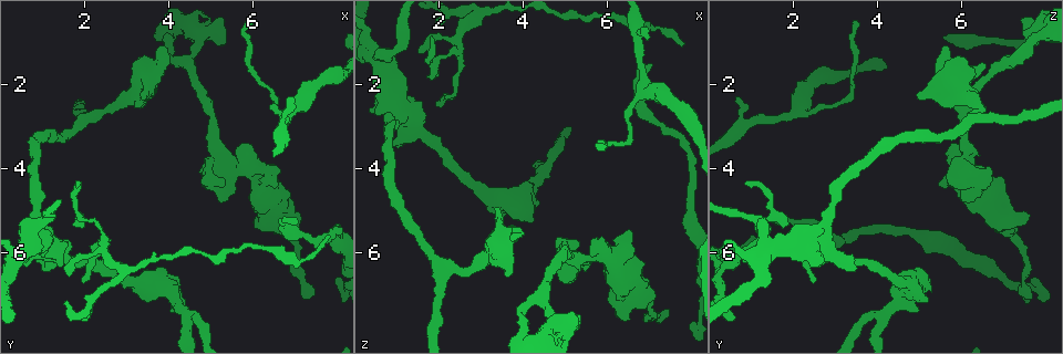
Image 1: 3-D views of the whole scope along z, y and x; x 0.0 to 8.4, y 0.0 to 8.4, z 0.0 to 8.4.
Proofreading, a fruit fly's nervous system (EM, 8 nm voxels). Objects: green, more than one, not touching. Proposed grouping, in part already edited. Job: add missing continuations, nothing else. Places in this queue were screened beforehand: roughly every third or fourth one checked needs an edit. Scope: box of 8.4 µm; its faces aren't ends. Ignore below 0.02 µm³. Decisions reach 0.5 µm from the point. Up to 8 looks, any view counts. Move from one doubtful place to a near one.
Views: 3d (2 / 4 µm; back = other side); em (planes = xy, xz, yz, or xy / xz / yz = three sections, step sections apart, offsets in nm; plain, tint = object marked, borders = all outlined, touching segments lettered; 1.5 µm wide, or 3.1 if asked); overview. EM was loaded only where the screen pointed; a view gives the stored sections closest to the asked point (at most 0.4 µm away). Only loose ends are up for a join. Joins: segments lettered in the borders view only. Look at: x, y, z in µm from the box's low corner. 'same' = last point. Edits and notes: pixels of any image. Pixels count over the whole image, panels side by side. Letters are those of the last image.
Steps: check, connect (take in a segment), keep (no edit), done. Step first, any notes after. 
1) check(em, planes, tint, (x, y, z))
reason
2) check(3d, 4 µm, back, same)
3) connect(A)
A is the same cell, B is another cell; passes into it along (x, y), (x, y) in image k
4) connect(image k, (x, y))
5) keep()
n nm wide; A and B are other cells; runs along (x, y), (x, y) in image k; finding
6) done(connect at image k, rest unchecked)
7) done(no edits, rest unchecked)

check(em, planes, borders, (7.35, 7.10, 7.60))
long arm stops here

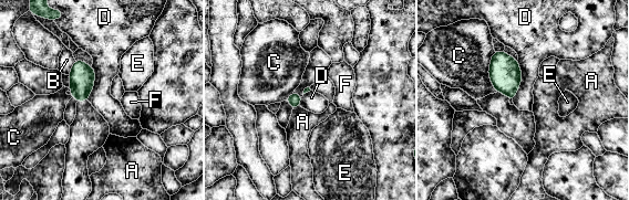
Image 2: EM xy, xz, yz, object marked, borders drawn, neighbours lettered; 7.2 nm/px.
keep()
A, B, C, D, E and F are other cells; border along (517, 60), (521, 85), (512, 100) in image 2; none of them fits

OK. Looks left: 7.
check(3d, 2 µm, (6.85, 2.25, 0.70))
an open end

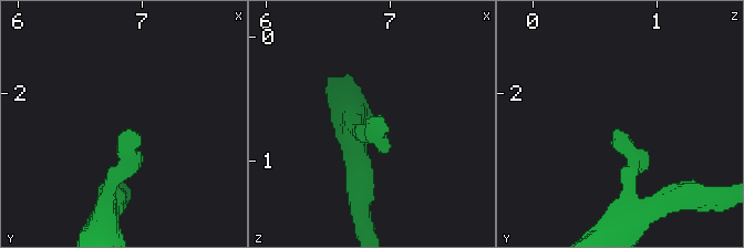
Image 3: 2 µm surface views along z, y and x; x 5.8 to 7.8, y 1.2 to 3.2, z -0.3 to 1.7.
check(em, xy, step 8, tint, (6.88, 2.30, 0.68))

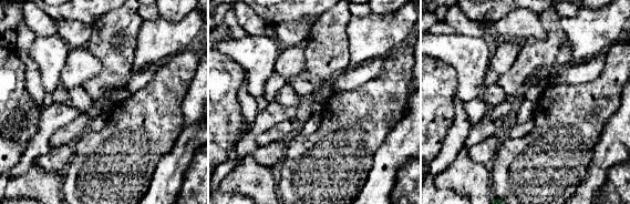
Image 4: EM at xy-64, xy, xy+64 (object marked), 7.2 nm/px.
check(em, planes, borders, same)
another direction

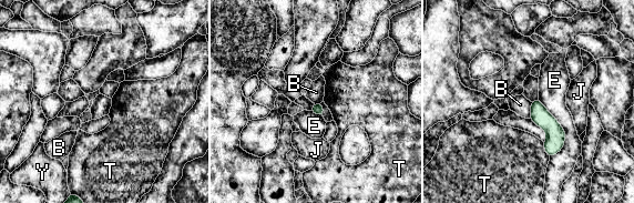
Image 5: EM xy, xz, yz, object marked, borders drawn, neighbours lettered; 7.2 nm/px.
keep()
B, E, J, T and Y are other cells; runs along (537, 102), (552, 128), (552, 152) in image 5; no lettered segment goes on from it

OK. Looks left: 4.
check(em, planes, borders, (3.45, 2.30, 4.95))
free end

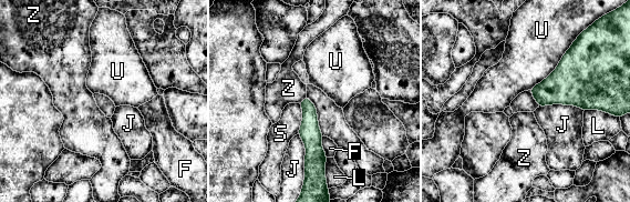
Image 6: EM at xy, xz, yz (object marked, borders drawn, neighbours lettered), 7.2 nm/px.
keep()
U touches over 500 nm; F, J, L, S, U and Z are other cells; none of them fits

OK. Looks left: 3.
done(no edits, rest unchecked)

